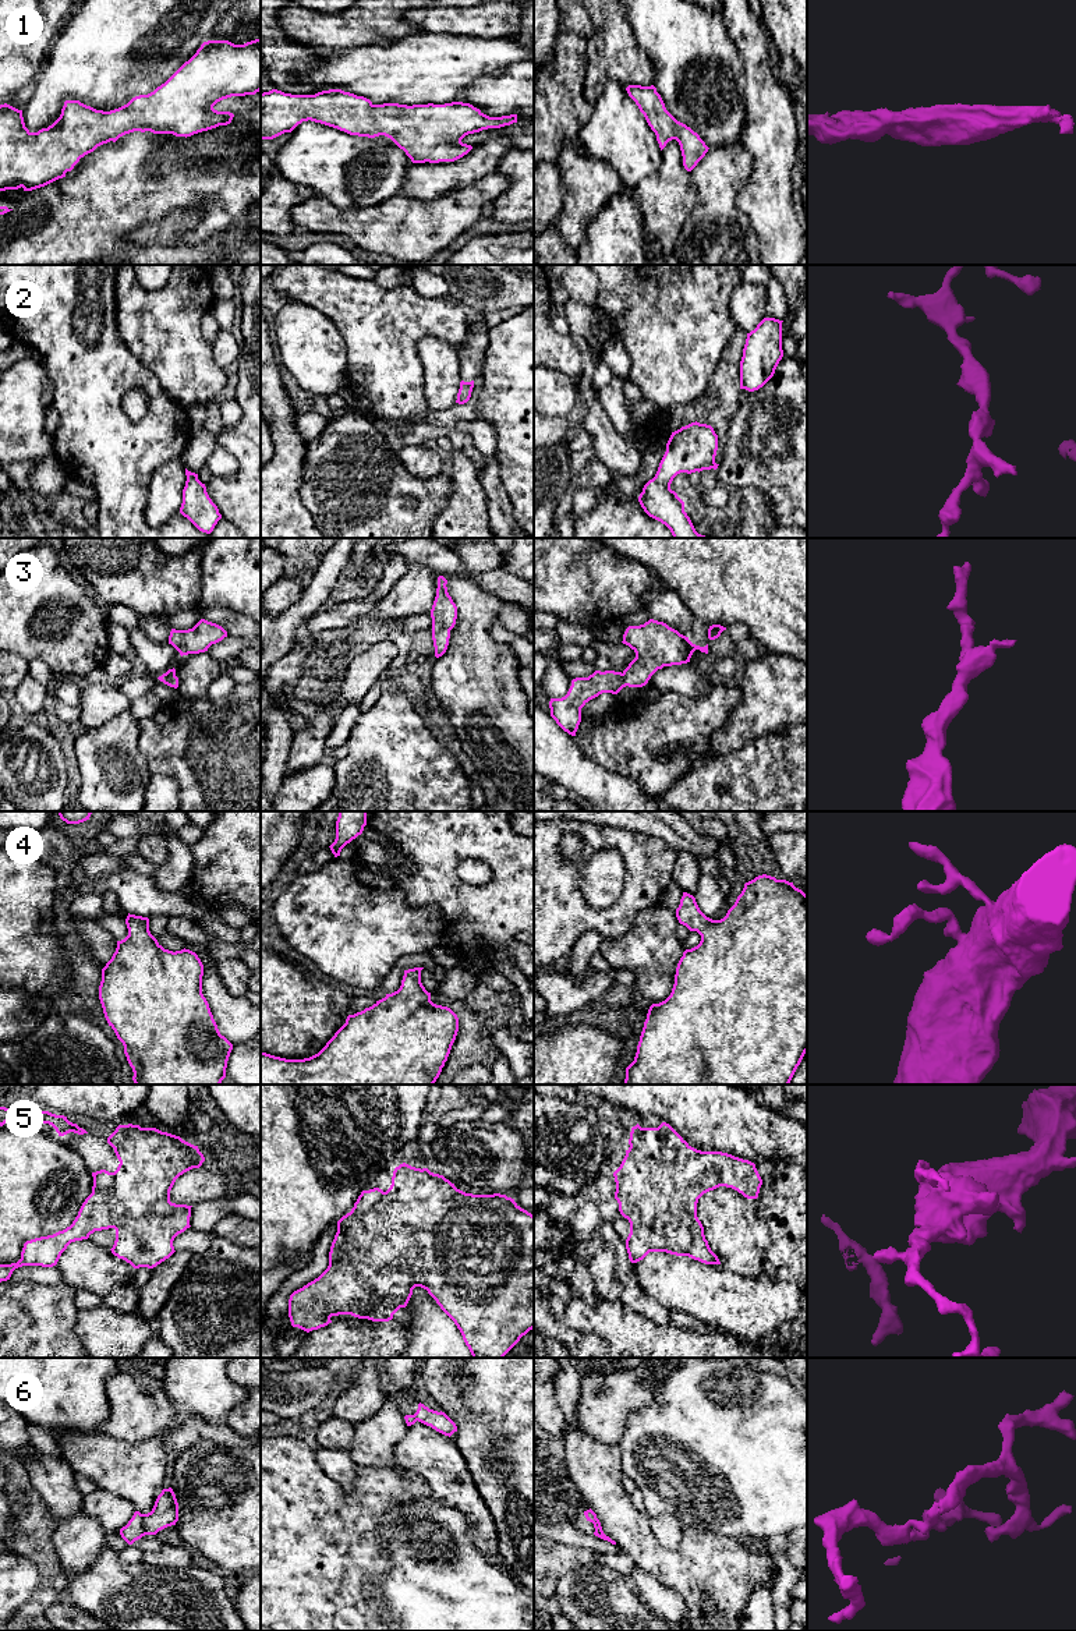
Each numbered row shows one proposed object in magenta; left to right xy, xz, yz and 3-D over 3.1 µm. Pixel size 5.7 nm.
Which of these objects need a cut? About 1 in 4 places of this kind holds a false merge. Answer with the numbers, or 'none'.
6

